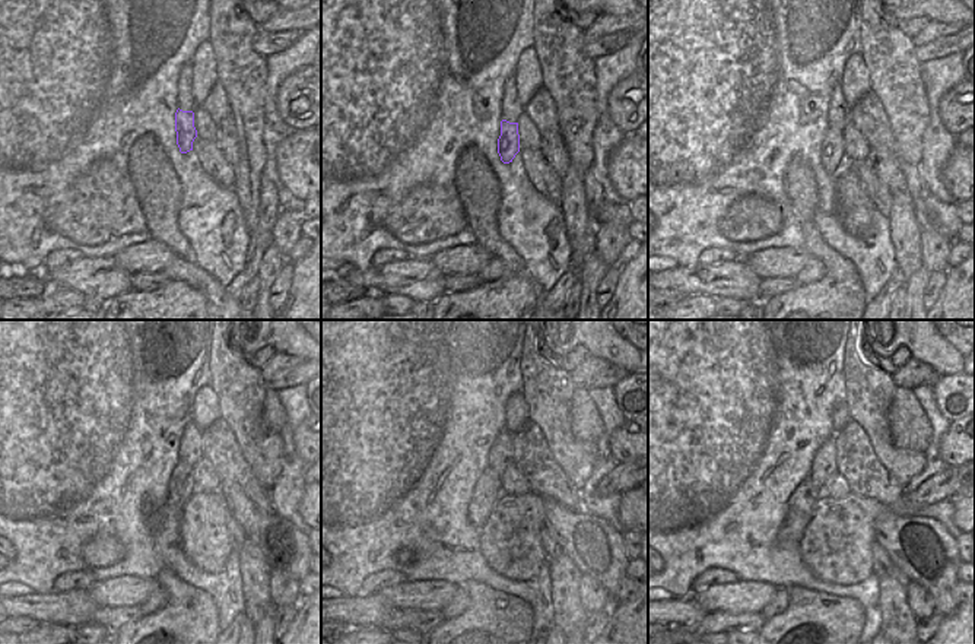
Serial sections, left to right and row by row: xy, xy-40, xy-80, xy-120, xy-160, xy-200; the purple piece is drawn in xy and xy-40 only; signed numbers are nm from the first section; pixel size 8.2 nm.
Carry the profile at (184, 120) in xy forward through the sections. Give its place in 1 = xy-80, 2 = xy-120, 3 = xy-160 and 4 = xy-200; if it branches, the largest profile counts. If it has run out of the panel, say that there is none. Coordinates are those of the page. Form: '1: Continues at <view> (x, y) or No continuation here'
1: Continues at xy-80 (834, 145)
2: Continues at xy-120 (180, 487)
3: Continues at xy-160 (488, 491)
4: Continues at xy-200 (800, 511)

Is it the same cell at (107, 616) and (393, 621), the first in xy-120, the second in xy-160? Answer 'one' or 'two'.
one

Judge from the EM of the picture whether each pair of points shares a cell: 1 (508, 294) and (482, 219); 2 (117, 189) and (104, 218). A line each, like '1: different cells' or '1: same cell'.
1: same cell
2: same cell

